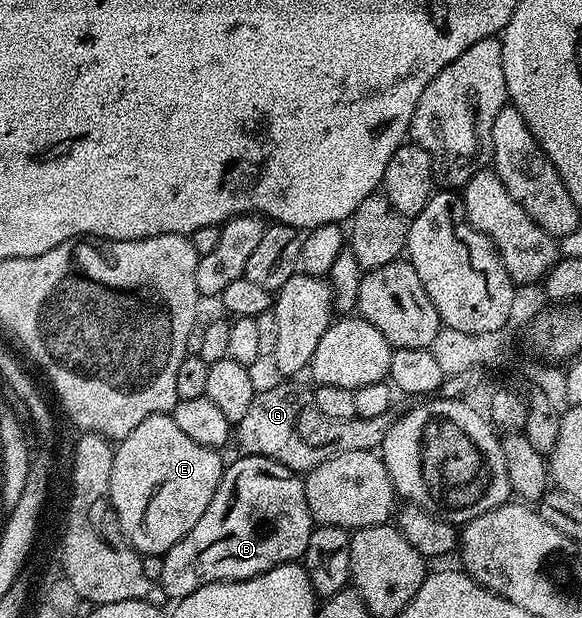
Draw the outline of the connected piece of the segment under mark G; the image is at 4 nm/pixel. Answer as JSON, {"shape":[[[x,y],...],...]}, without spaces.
{"shape":[[[288,380],[270,391],[257,393],[250,408],[246,411],[246,416],[242,416],[242,420],[235,423],[234,442],[241,446],[244,454],[266,456],[291,470],[307,472],[318,468],[318,464],[322,464],[322,460],[330,460],[330,456],[342,456],[342,452],[379,451],[381,444],[386,440],[386,432],[390,432],[393,421],[391,413],[350,419],[334,419],[326,416],[318,408],[313,391],[307,385],[299,385],[295,381]]]}

